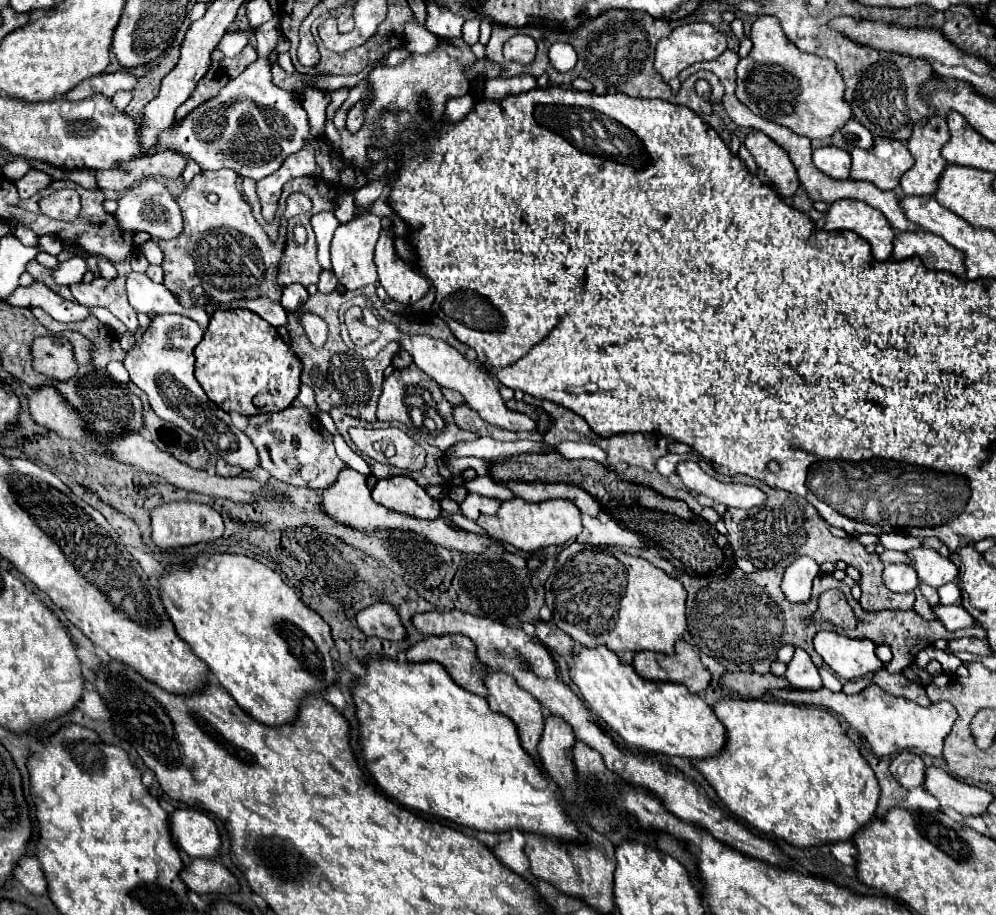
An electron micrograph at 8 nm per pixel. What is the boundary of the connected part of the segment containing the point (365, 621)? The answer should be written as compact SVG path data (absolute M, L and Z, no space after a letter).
M376 602L356 612L354 620L366 636L378 636L388 640L402 640L406 636L406 630L400 624L398 614L388 602Z

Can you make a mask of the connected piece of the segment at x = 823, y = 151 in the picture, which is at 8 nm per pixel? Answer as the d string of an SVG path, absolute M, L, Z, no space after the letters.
M834 146L816 148L812 154L812 160L820 172L824 172L834 180L850 178L850 154L840 148L834 148Z

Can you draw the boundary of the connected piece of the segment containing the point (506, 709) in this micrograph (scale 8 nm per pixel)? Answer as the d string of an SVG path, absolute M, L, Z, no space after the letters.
M488 670L486 674L486 690L488 690L488 704L494 712L502 712L506 714L508 718L512 718L512 722L518 726L518 734L520 734L520 742L522 746L530 752L530 754L536 754L538 758L538 752L536 752L536 744L542 736L542 726L544 726L544 712L542 712L542 706L536 702L536 698L532 698L528 692L524 692L522 688L518 688L516 680L512 676L508 676L506 672L492 672Z

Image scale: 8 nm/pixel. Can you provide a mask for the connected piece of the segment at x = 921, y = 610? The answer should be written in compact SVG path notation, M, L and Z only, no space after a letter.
M918 588L914 590L914 594L916 594L916 602L914 602L914 612L916 614L920 614L922 618L926 618L926 620L938 620L938 616L934 614L934 610L930 608L930 604L926 602L926 598L918 592Z

